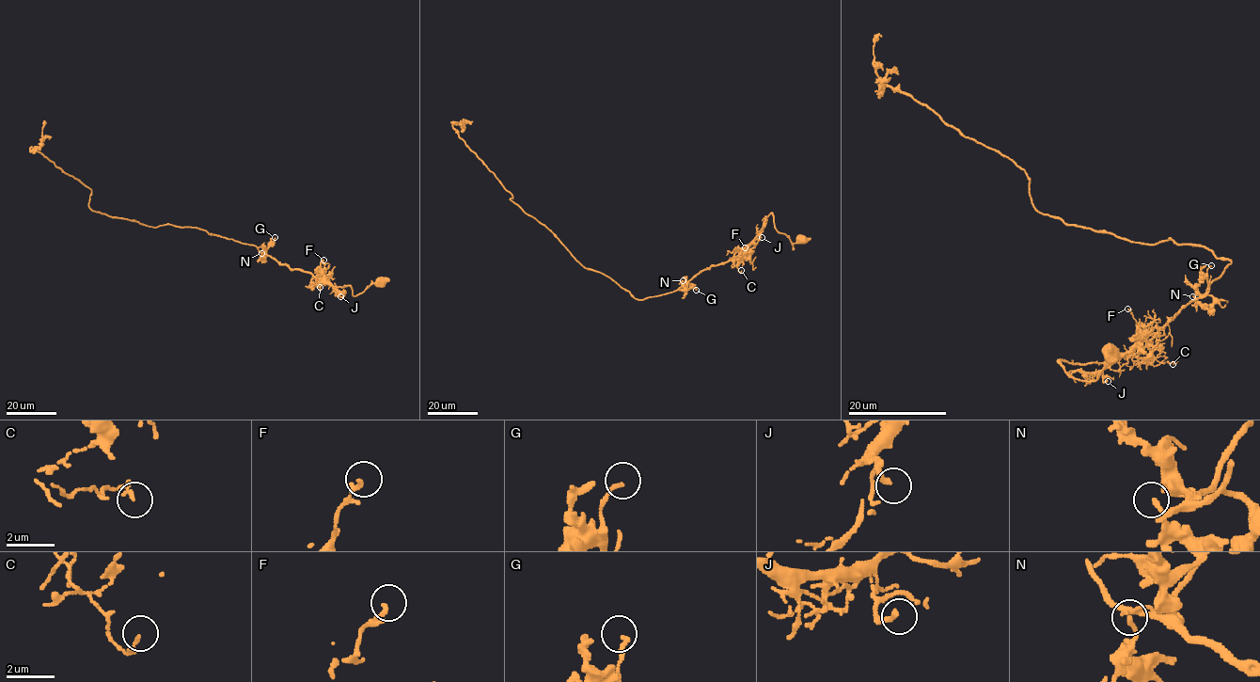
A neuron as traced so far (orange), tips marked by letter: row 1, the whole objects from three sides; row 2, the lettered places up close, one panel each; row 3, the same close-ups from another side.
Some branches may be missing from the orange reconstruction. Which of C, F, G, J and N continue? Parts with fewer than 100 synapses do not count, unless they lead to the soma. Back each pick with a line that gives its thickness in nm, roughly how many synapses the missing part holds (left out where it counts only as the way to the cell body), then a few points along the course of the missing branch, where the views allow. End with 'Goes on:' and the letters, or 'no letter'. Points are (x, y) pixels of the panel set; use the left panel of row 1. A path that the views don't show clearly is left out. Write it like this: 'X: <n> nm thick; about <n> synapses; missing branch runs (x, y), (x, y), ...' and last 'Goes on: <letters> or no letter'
Goes on: no letter

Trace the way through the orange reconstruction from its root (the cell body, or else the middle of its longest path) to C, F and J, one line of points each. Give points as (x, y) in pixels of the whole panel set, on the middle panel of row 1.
C: (803, 239), (802, 243), (793, 243), (779, 233), (771, 214), (762, 229), (732, 260), (738, 271), (741, 270)
F: (803, 239), (802, 243), (793, 243), (779, 233), (771, 214), (754, 241), (741, 253), (745, 247)
J: (803, 239), (802, 243), (793, 243), (779, 233), (771, 214), (755, 238), (758, 235), (762, 237)

